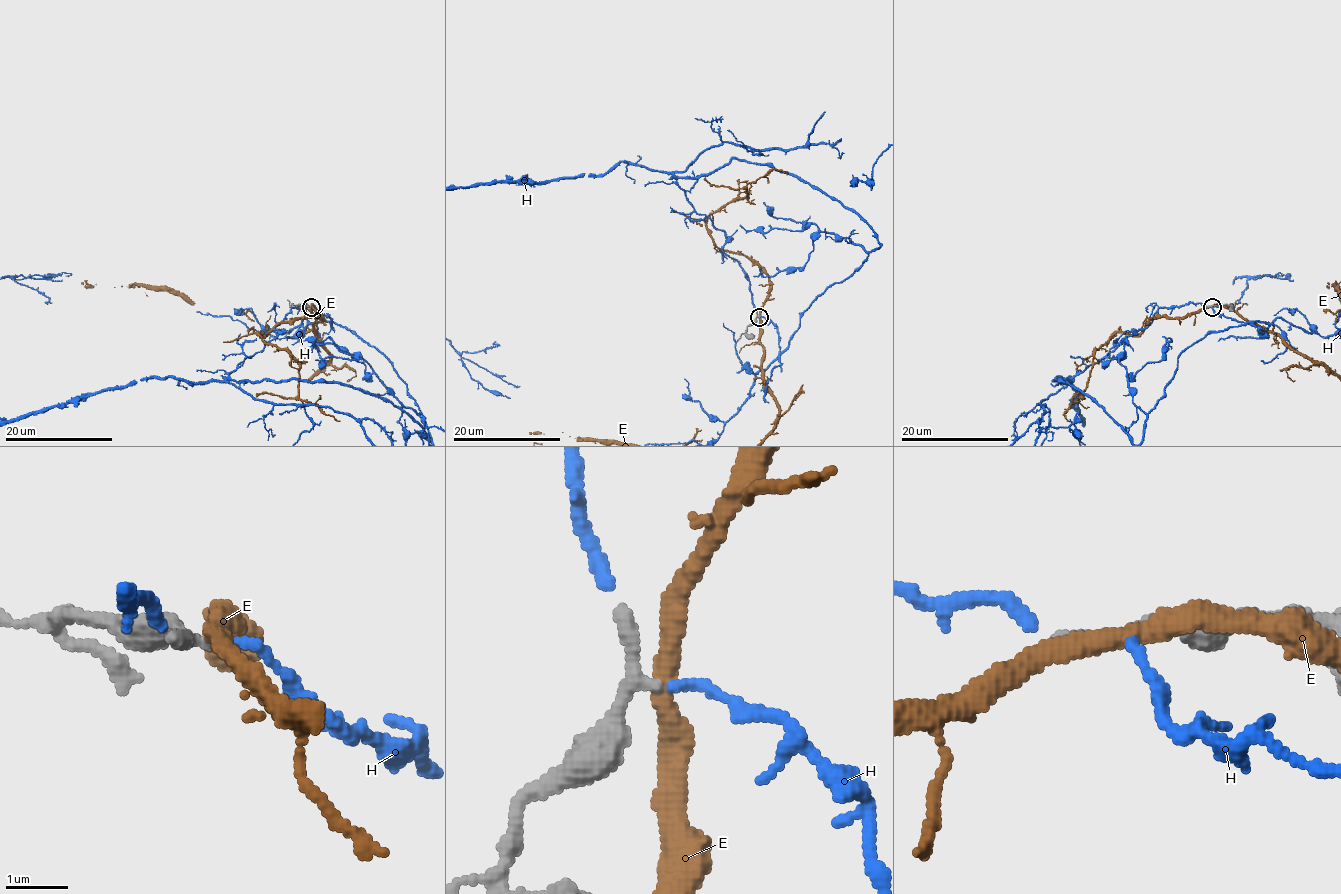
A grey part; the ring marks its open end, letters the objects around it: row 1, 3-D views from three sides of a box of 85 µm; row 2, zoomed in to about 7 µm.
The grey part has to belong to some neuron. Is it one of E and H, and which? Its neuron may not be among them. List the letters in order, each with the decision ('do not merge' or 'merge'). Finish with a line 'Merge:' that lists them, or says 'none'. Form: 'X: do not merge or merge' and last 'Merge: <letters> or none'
E: do not merge
H: merge
Merge: H

